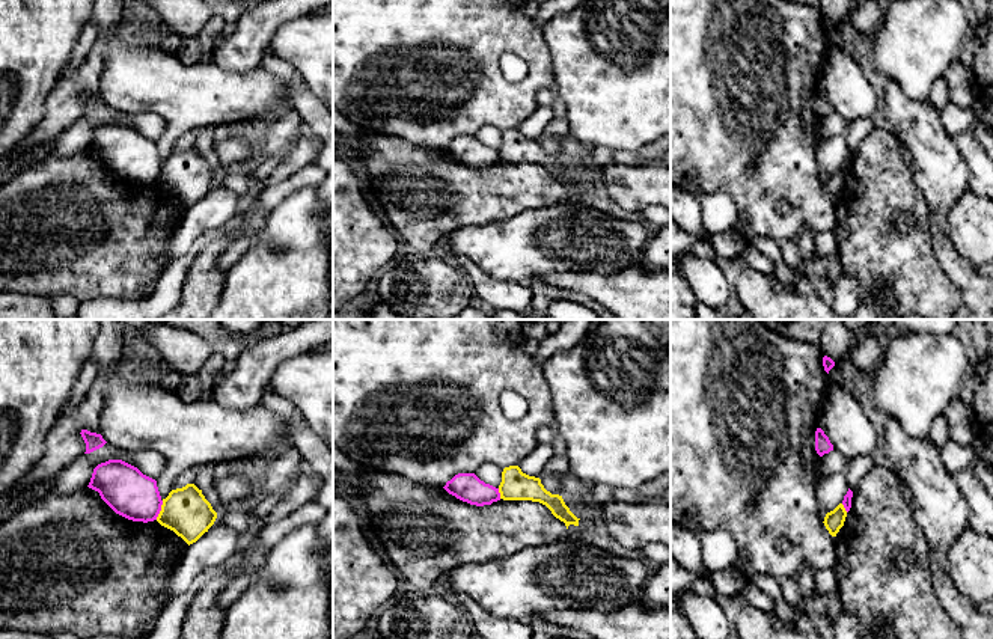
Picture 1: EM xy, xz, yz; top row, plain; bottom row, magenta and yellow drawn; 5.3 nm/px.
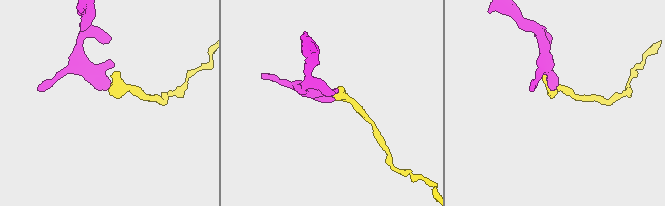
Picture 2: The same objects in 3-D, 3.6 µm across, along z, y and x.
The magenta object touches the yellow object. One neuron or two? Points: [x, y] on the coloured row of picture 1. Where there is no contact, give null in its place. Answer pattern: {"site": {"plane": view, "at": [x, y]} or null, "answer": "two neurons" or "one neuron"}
{"site": {"plane": "xy", "at": [160, 510]}, "answer": "two neurons"}

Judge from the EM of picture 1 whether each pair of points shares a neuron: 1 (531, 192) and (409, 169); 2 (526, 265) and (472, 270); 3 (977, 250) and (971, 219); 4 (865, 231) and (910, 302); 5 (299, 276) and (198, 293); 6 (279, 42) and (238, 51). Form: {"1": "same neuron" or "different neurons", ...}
{"1": "same neuron", "2": "different neurons", "3": "same neuron", "4": "same neuron", "5": "different neurons", "6": "different neurons"}

